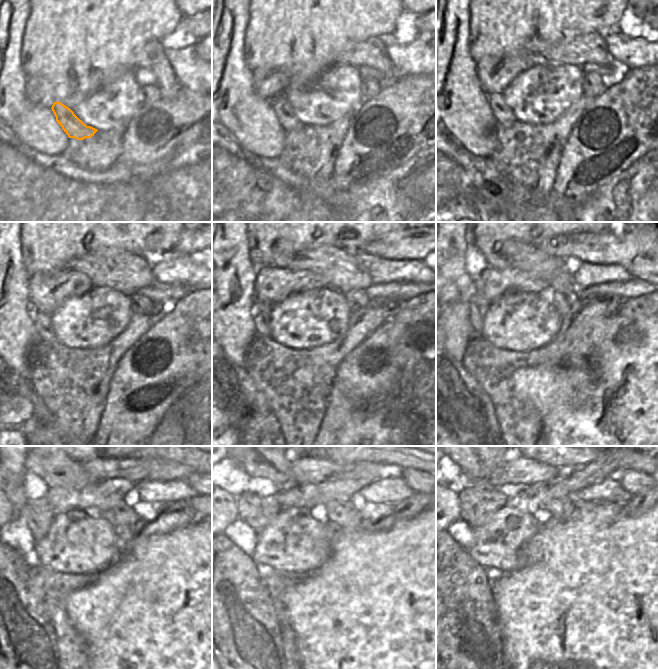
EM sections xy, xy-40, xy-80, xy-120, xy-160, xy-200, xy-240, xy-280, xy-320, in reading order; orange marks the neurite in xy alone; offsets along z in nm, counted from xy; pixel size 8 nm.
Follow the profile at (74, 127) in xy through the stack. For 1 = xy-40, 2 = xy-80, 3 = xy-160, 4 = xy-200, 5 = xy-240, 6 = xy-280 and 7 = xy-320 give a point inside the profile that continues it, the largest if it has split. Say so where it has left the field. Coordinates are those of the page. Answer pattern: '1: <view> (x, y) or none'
1: xy-40 (284, 112)
2: xy-80 (503, 114)
3: xy-160 (261, 311)
4: xy-200 (483, 304)
5: xy-240 (38, 514)
6: xy-280 (255, 511)
7: xy-320 (477, 505)

